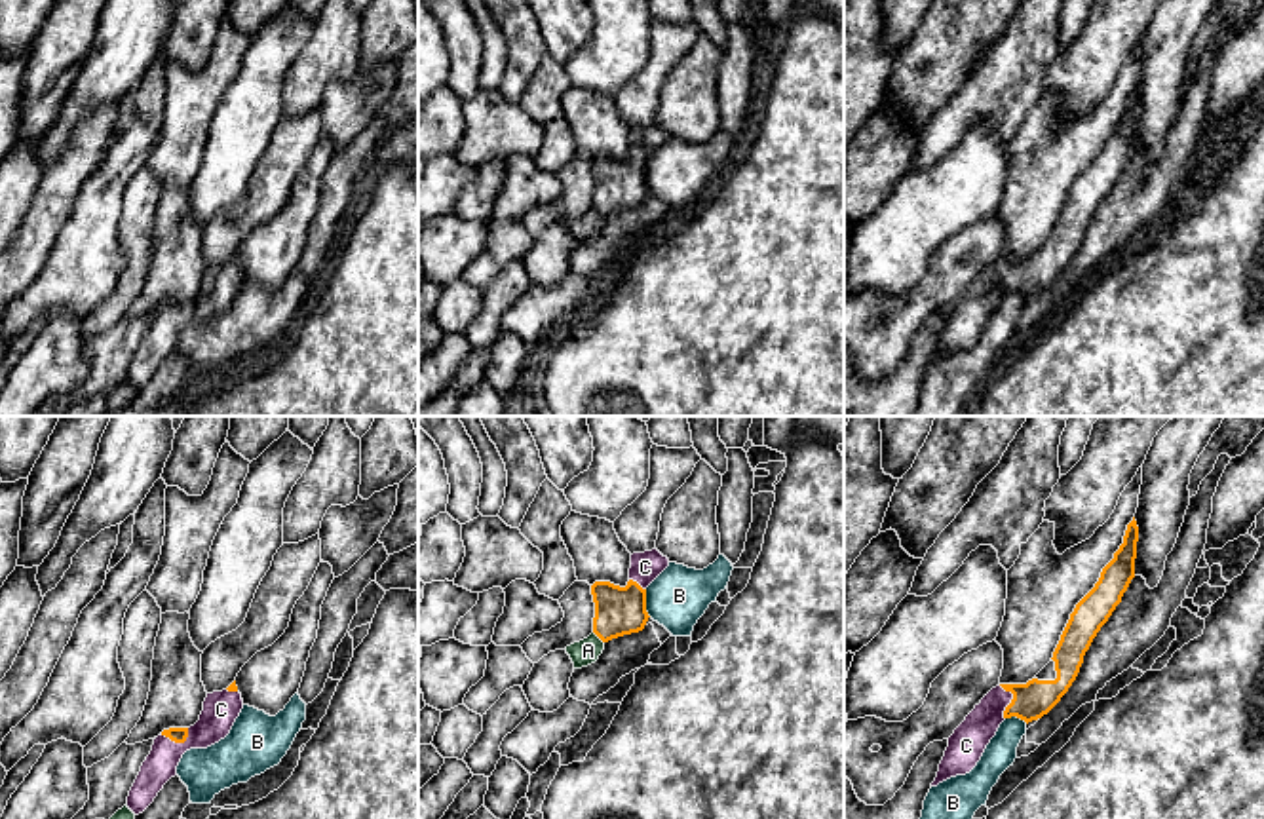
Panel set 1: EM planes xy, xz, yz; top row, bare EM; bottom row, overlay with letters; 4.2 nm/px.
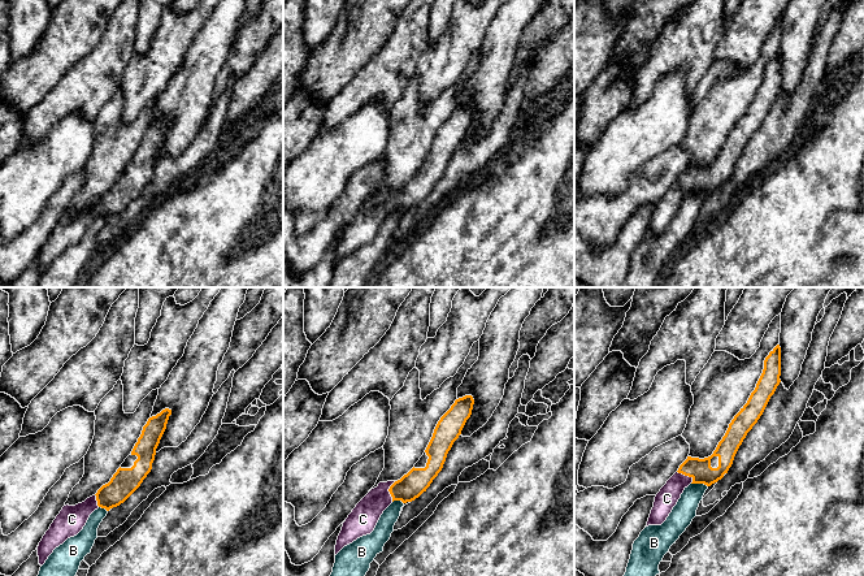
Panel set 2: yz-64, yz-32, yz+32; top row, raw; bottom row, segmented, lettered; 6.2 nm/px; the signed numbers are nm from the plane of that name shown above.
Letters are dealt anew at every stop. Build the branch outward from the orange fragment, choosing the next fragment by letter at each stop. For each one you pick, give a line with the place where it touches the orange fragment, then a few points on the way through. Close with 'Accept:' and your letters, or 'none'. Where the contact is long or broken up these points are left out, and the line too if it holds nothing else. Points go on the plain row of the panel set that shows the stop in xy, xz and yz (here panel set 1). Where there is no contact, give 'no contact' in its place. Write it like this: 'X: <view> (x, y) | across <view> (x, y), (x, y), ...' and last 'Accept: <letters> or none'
C: yz (1012, 274) | across yz (1036, 272), (1012, 274), (970, 314)
Accept: C

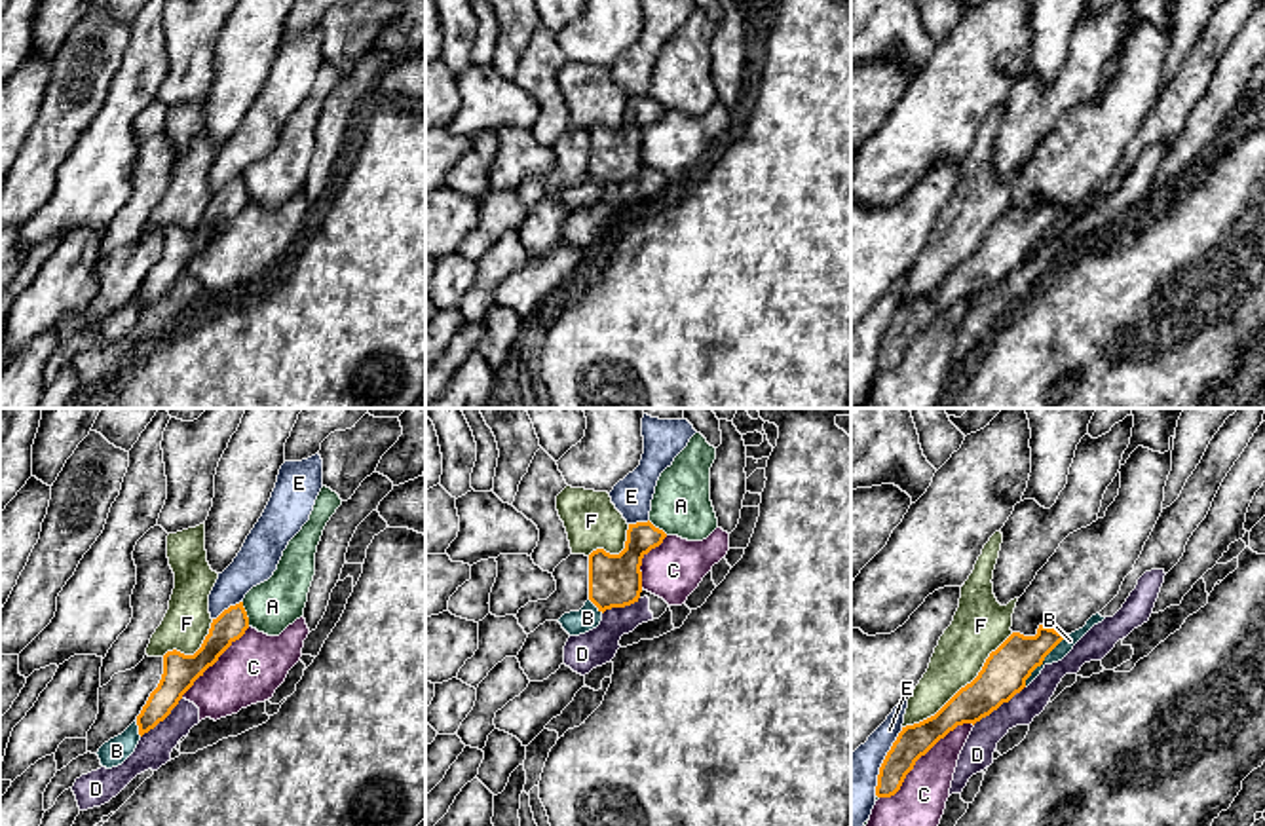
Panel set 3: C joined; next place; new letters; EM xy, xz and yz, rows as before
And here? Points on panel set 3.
Accept: none

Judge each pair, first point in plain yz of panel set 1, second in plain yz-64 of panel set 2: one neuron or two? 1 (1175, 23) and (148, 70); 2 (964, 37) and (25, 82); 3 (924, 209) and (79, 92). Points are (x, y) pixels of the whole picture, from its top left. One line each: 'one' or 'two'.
1: two
2: one
3: two

